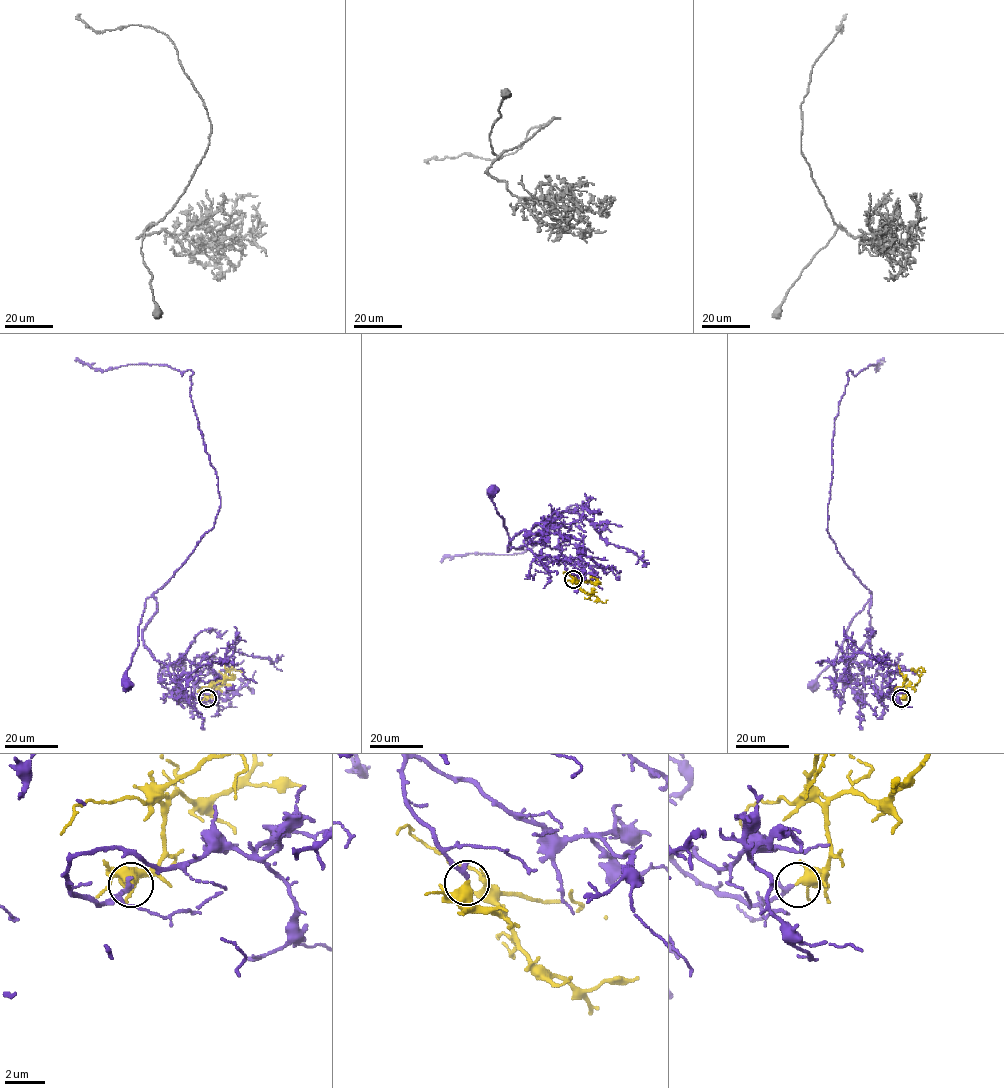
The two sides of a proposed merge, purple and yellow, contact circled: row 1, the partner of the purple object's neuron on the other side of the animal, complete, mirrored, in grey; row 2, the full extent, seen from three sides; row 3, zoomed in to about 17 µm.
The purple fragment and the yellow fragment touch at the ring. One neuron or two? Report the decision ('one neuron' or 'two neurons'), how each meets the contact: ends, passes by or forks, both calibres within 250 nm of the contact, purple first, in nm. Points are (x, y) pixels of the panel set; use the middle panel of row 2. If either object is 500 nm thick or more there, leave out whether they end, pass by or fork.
one neuron | 260/500 nm

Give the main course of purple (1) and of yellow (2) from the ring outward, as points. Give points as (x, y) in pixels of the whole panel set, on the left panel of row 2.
1: (207, 698), (171, 694), (159, 681), (160, 661), (142, 634), (156, 609), (152, 597), (146, 599), (125, 684)
2: (207, 698), (214, 686), (221, 686), (230, 668), (241, 672)

